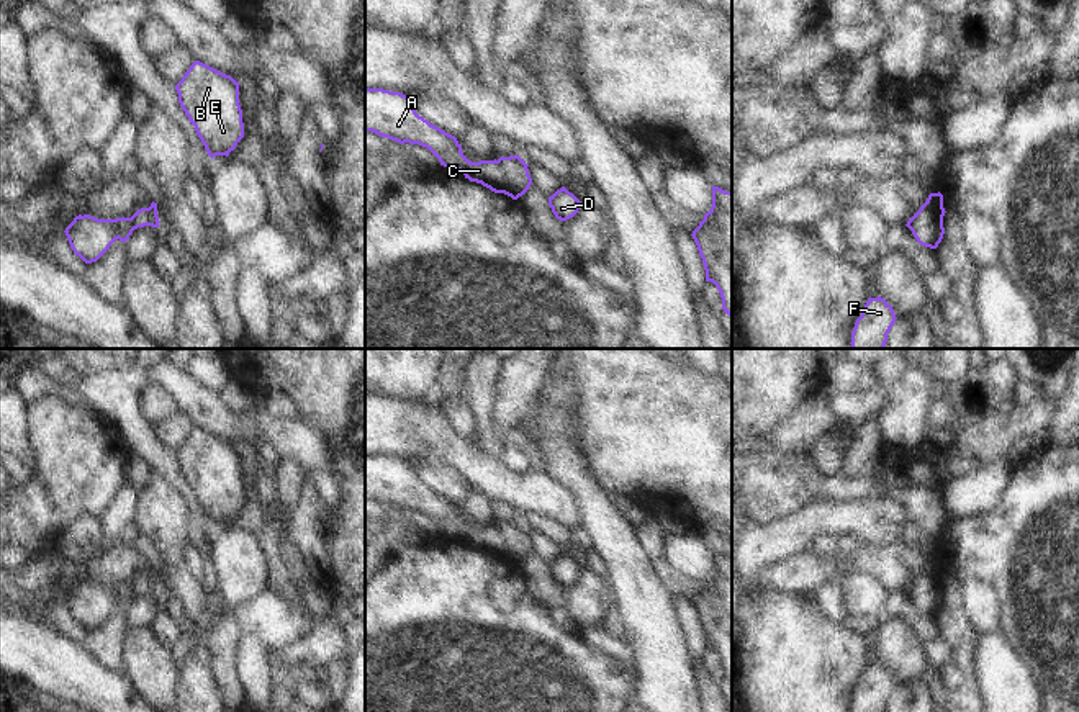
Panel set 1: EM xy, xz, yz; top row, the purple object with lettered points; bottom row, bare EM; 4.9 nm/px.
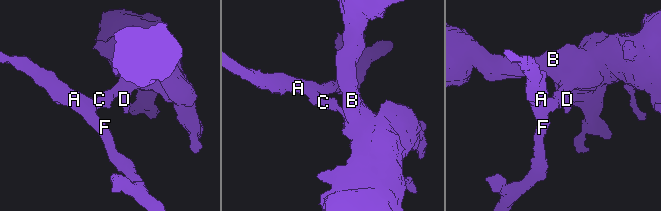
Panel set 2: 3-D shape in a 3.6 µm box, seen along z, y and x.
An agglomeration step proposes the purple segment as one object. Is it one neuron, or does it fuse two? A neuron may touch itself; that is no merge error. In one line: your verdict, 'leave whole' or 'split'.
split

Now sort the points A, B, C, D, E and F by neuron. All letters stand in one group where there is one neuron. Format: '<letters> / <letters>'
A C F / B D E

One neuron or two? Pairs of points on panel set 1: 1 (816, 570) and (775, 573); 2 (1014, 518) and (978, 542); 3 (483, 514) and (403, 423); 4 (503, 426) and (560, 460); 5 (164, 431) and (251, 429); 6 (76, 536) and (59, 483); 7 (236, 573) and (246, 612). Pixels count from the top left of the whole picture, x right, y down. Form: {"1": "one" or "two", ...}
{"1": "one", "2": "one", "3": "two", "4": "two", "5": "two", "6": "two", "7": "two"}

